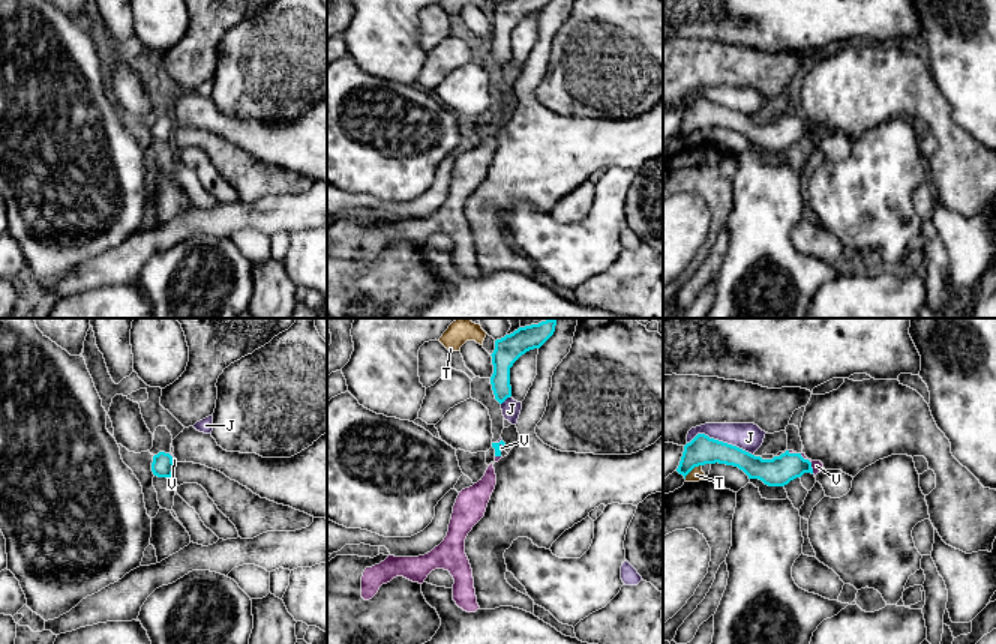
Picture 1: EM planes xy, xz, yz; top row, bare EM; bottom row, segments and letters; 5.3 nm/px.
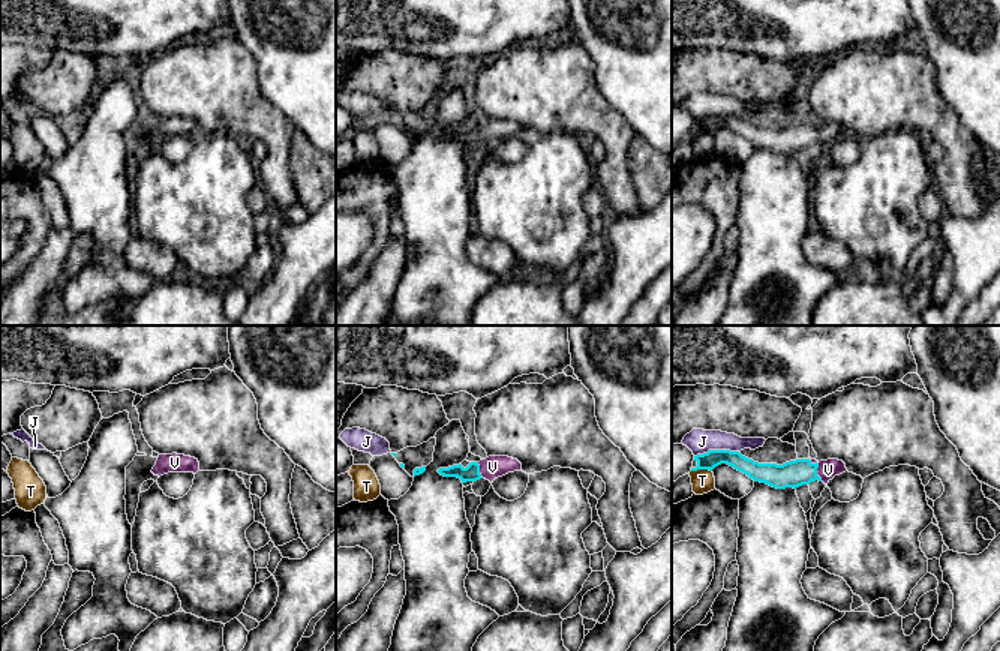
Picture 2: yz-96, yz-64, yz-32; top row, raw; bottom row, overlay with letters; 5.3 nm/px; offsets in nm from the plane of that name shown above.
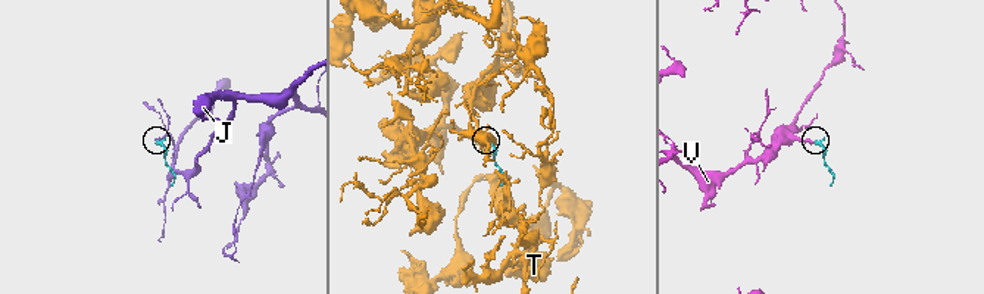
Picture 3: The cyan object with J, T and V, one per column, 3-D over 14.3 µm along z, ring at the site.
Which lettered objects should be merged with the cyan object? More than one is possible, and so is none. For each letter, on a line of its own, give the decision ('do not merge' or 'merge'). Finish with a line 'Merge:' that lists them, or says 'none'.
J: do not merge
T: do not merge
V: merge
Merge: V

